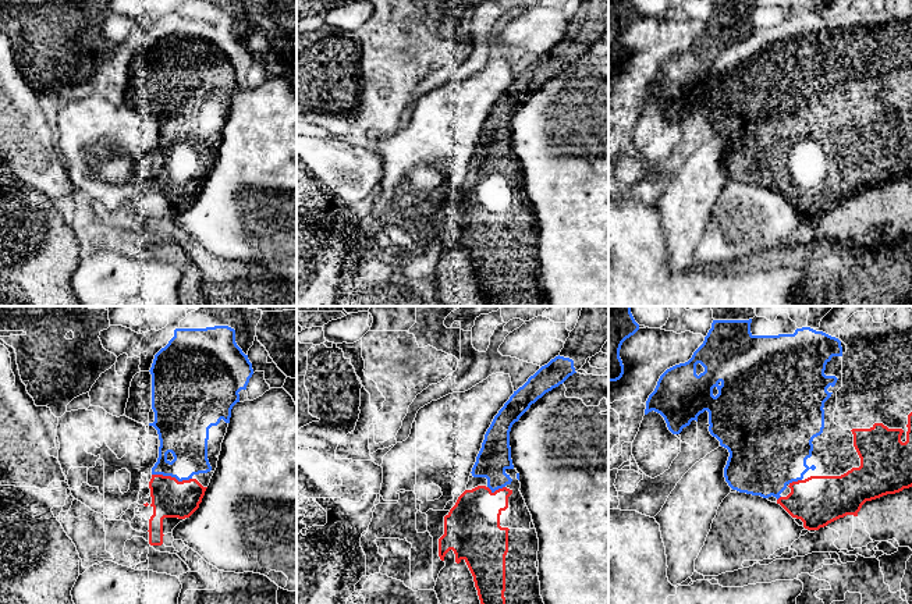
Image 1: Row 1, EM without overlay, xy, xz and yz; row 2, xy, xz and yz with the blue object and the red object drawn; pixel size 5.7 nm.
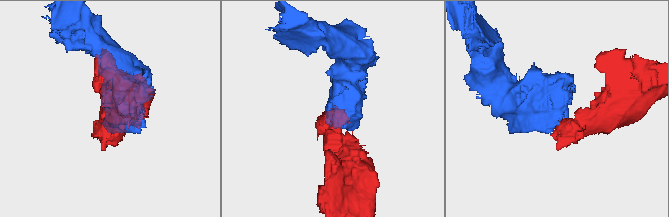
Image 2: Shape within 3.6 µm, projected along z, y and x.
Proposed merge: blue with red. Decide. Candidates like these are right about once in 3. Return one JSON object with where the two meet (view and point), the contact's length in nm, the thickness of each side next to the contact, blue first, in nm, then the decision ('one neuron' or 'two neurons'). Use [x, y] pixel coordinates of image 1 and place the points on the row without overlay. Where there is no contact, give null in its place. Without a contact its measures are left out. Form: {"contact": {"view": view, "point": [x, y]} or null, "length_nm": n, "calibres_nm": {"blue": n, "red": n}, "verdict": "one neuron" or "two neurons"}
{"contact": {"view": "xy", "point": [171, 164]}, "length_nm": 240, "calibres_nm": {"blue": 260, "red": 220}, "verdict": "one neuron"}

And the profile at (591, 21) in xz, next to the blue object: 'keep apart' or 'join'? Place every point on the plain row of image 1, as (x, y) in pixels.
join

